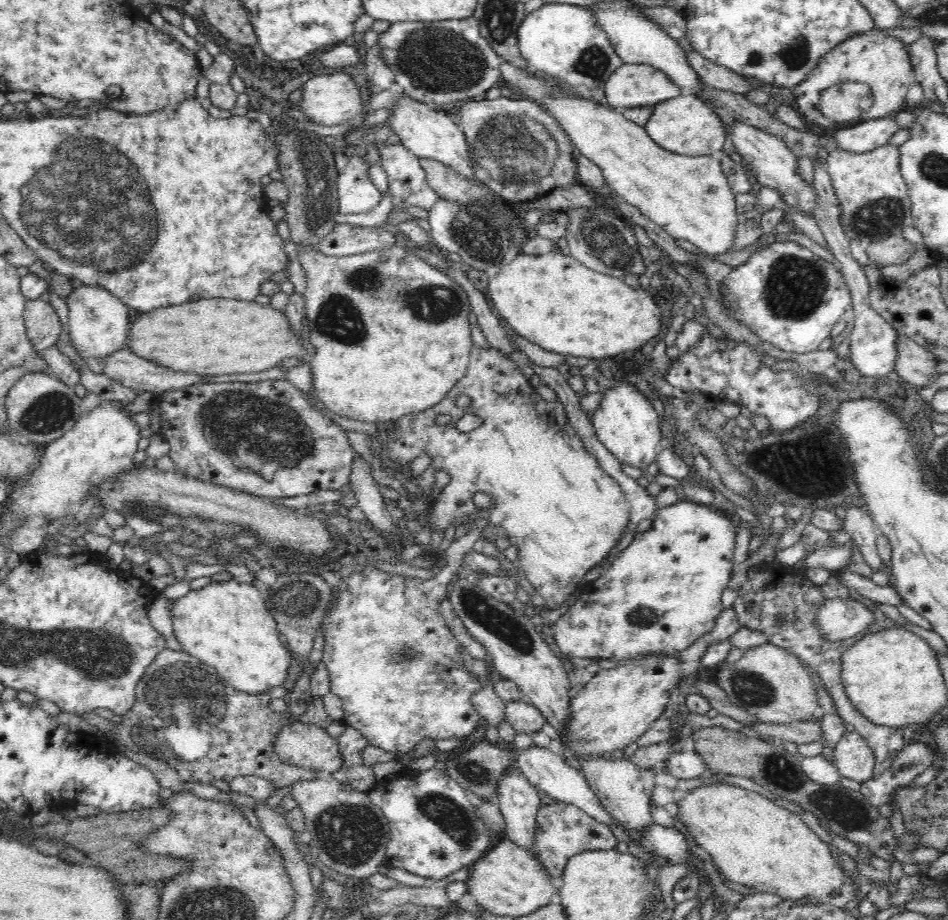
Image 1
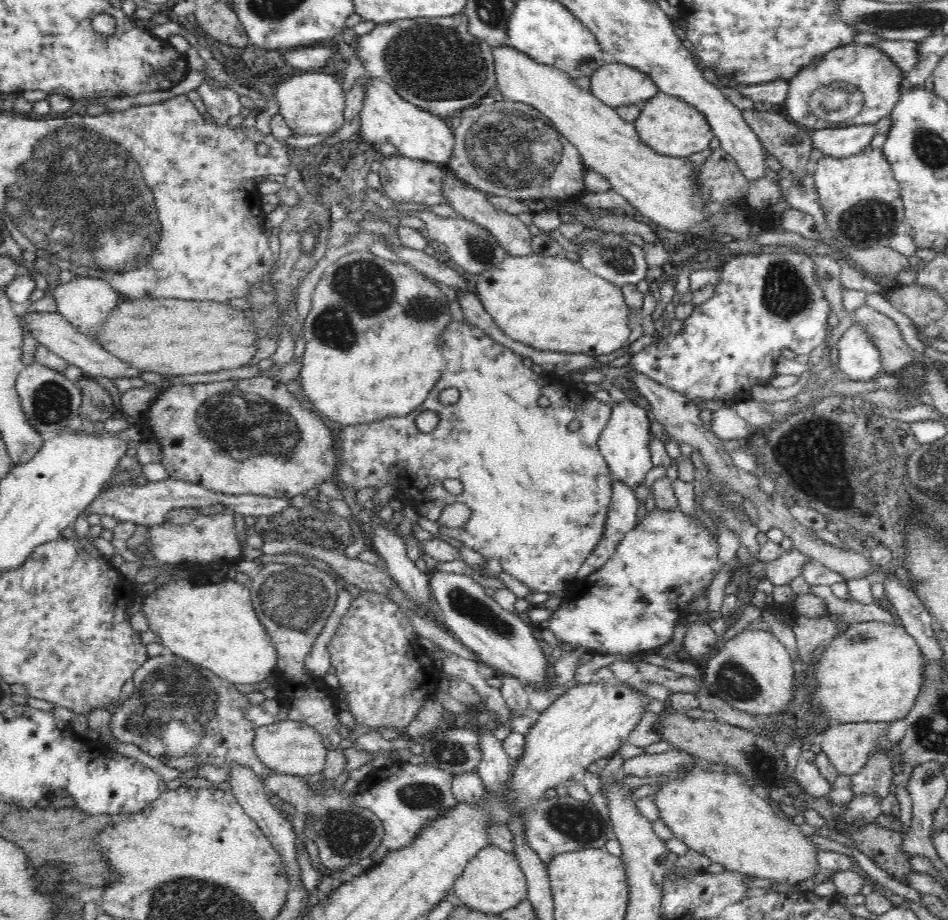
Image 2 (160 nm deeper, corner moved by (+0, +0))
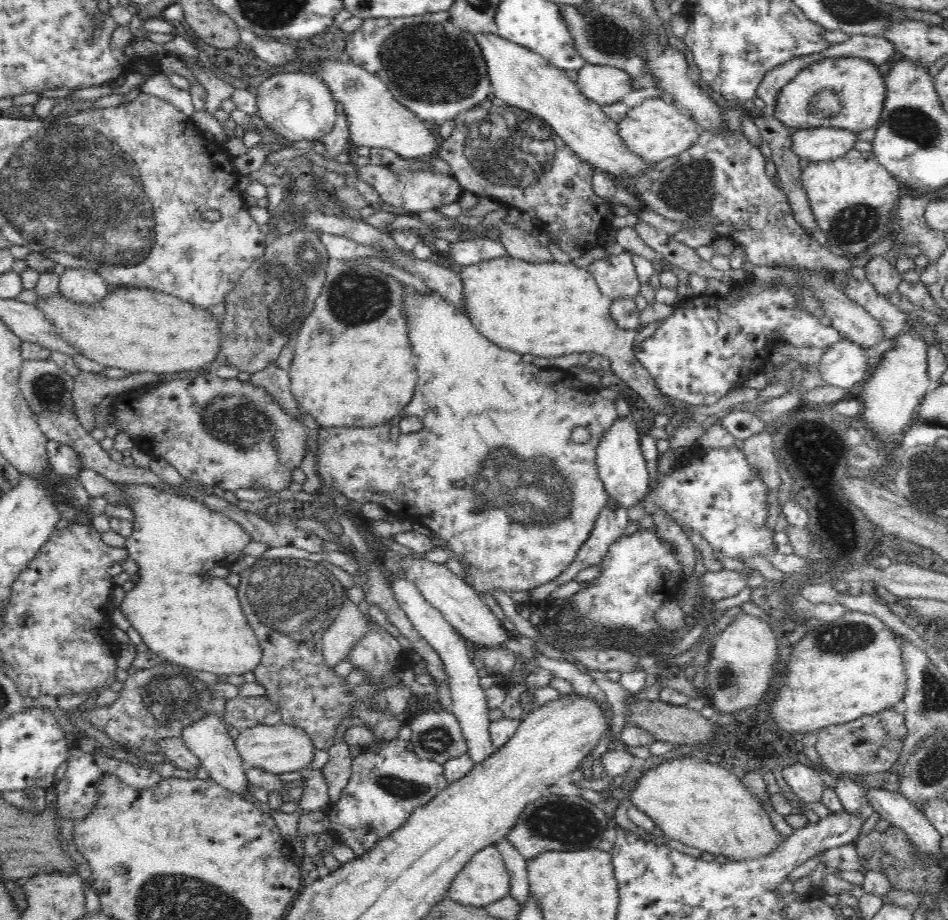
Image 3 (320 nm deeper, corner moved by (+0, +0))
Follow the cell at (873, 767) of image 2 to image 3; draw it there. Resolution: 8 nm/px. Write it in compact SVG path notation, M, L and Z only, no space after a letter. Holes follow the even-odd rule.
M854 776L839 780L836 795L846 813L866 821L875 811L874 807L868 803L868 797L866 797L868 790L862 788L859 782L855 781Z

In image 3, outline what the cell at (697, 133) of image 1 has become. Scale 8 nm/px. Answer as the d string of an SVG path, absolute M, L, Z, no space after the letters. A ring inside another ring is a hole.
M668 97L646 99L630 109L628 114L617 122L620 138L634 154L646 162L658 162L676 156L698 140L699 124L674 107Z

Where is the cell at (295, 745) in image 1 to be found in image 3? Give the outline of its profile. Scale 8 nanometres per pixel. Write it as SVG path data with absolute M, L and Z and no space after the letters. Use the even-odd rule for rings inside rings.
M284 724L256 725L241 729L235 740L235 747L242 757L244 768L261 768L272 774L301 771L309 766L316 748L304 729Z

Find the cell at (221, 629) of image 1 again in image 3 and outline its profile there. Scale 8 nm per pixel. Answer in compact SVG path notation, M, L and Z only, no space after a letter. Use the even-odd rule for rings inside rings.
M122 485L125 504L134 512L133 529L125 539L125 547L139 568L119 605L122 614L138 631L149 650L163 654L167 662L217 675L242 676L246 672L254 672L261 661L262 649L243 613L237 588L229 586L225 578L210 578L206 574L215 566L230 570L237 560L245 556L244 548L251 541L251 536L240 523L194 499L148 485Z

